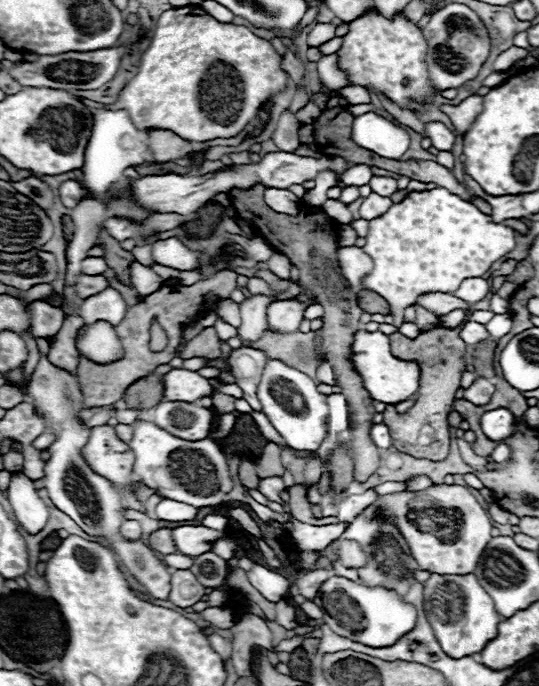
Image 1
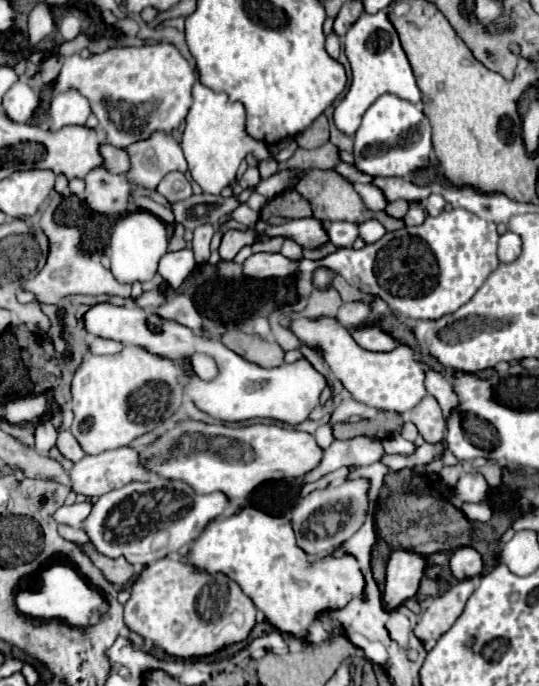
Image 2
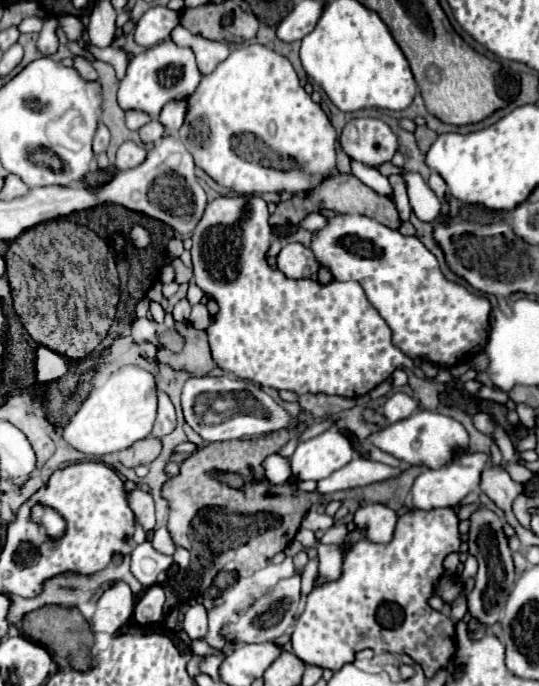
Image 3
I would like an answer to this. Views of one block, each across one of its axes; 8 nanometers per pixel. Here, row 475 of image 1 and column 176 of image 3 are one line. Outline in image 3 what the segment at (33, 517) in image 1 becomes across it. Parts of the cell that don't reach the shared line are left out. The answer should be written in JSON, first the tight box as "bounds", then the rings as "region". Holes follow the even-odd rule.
{"bounds":[134,6,180,48],"region":[[[154,6],[138,20],[134,30],[134,42],[144,48],[156,46],[158,42],[170,38],[170,32],[178,22],[180,22],[178,12],[166,6]]]}

